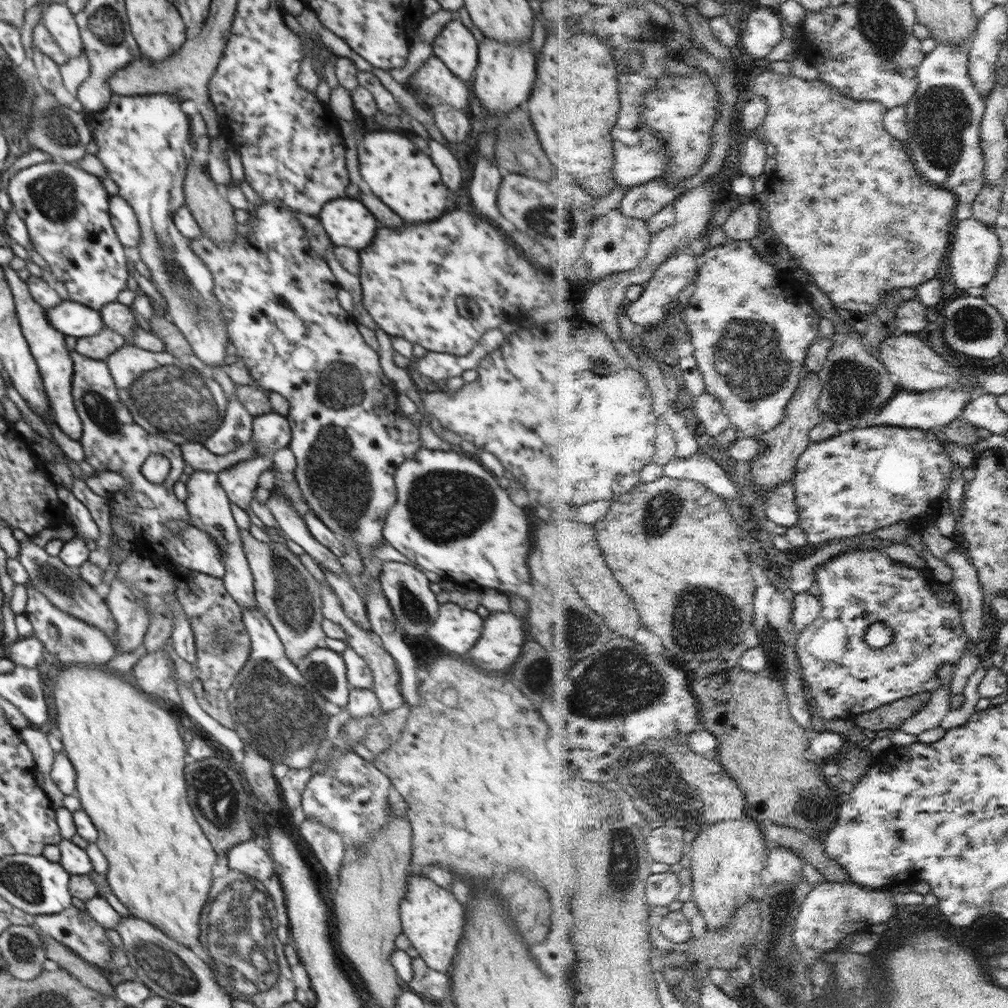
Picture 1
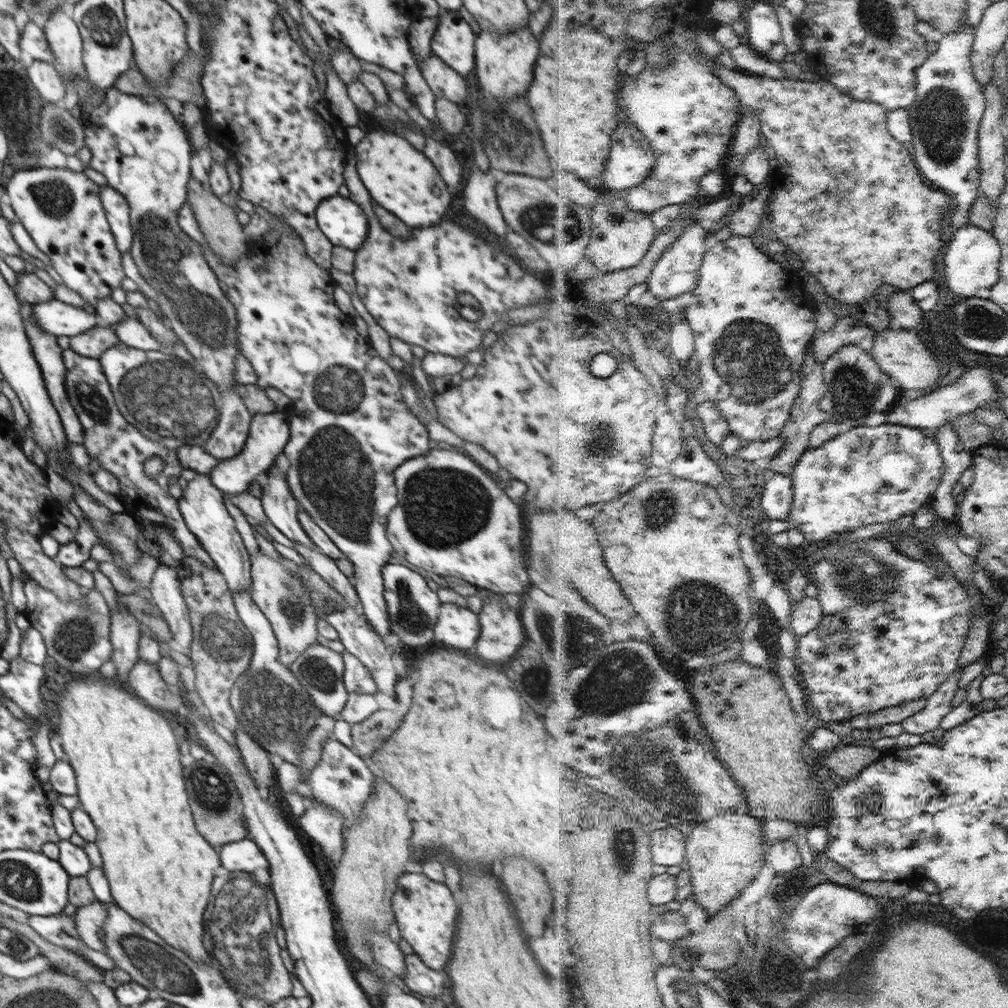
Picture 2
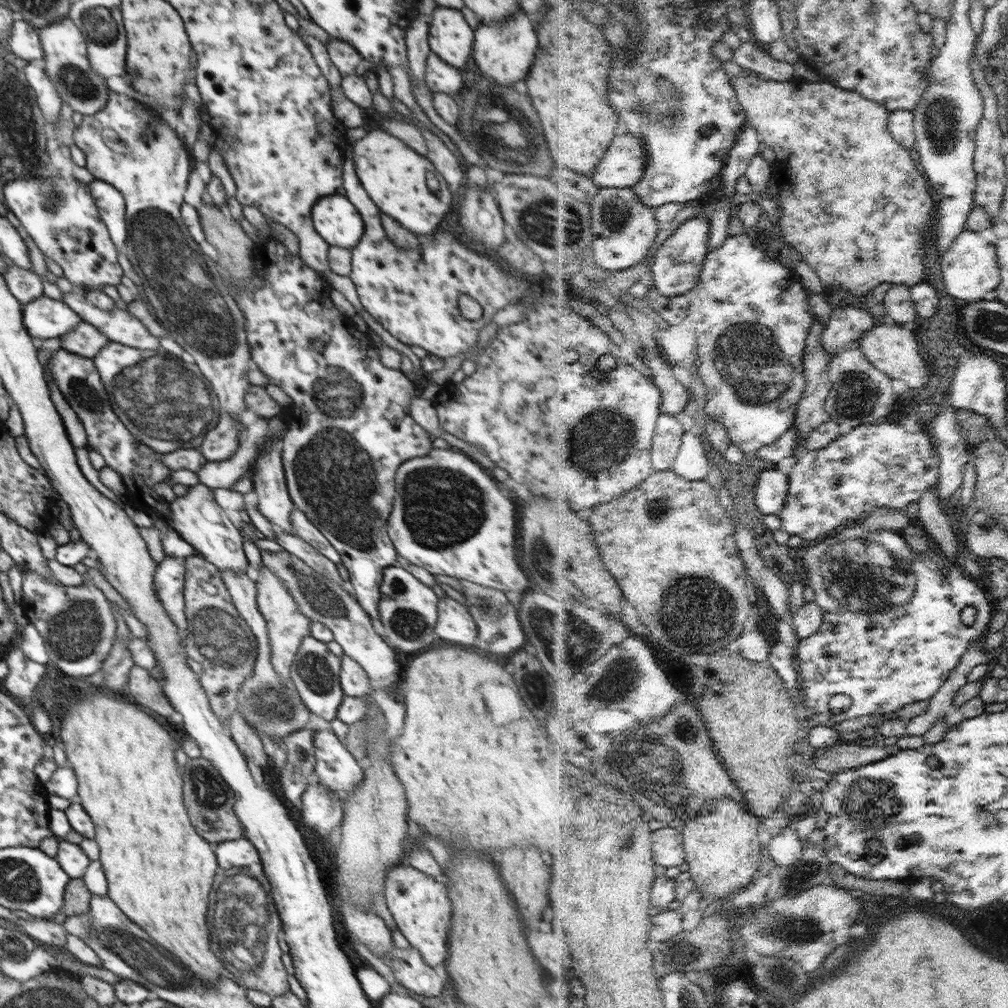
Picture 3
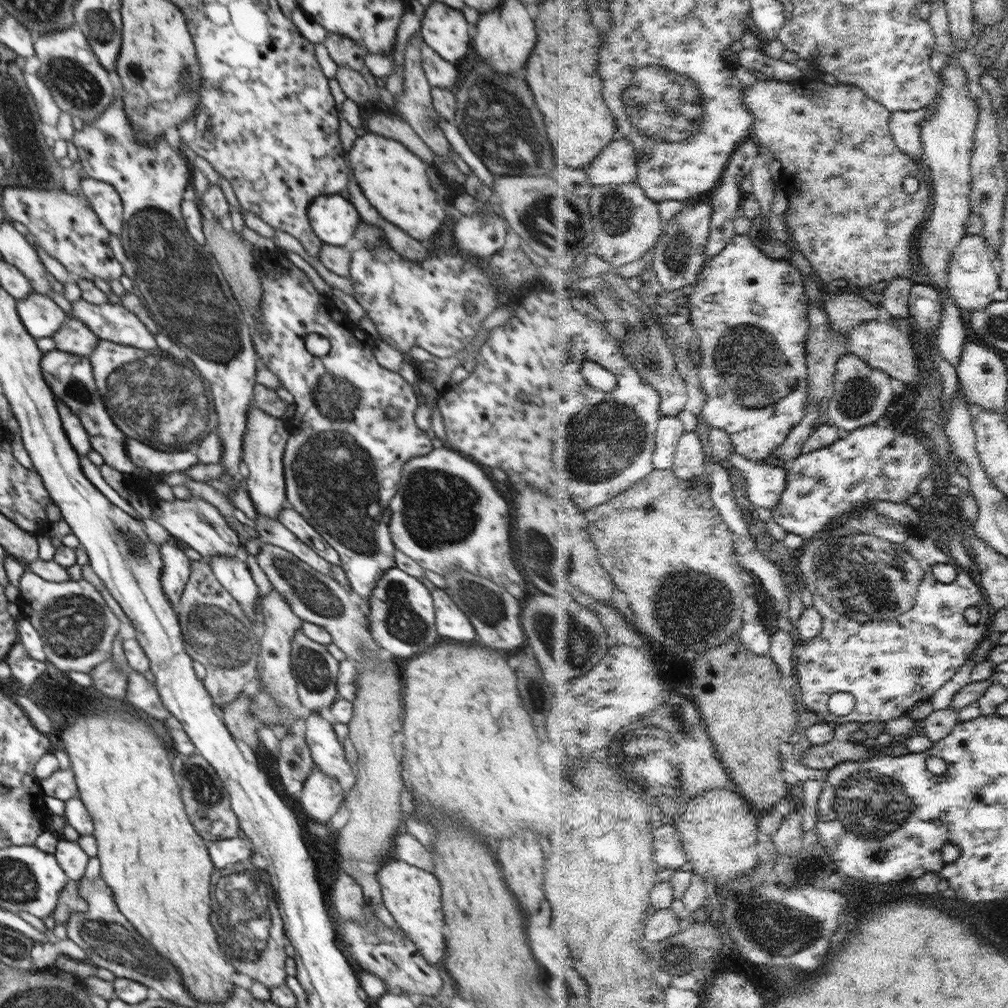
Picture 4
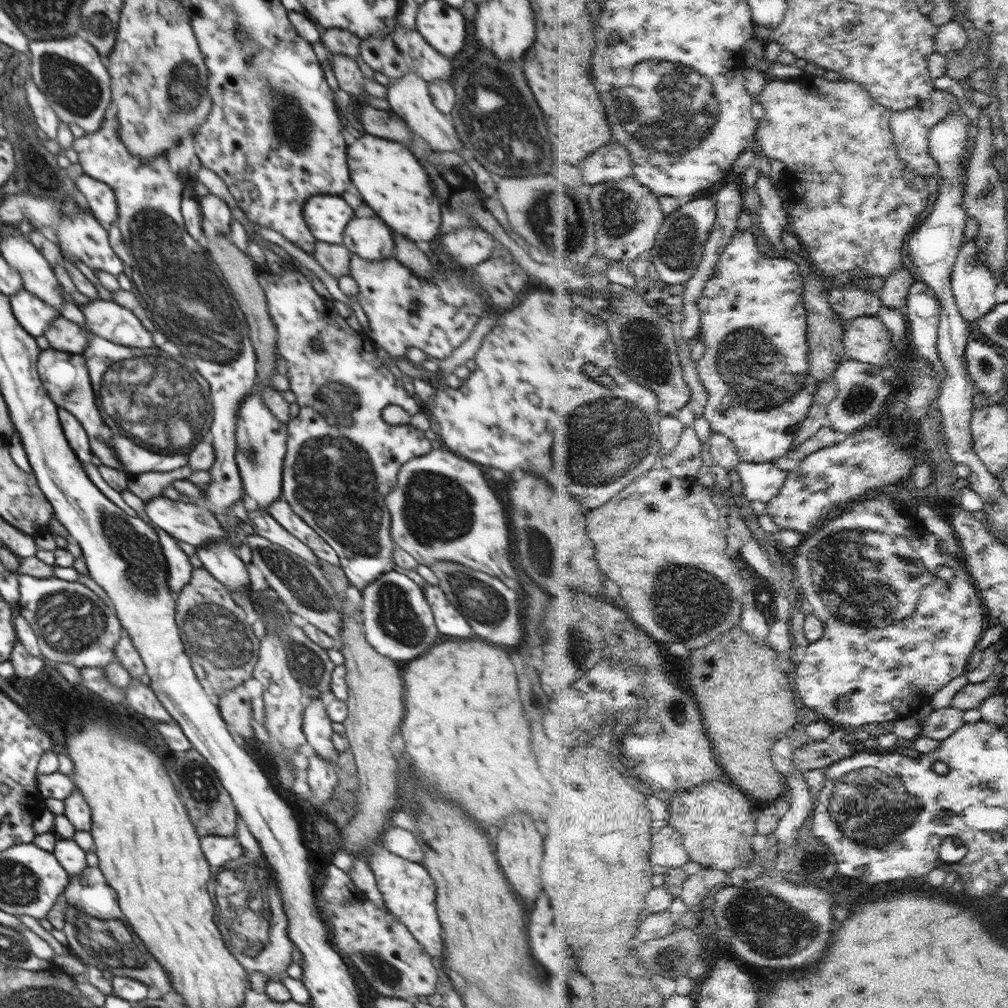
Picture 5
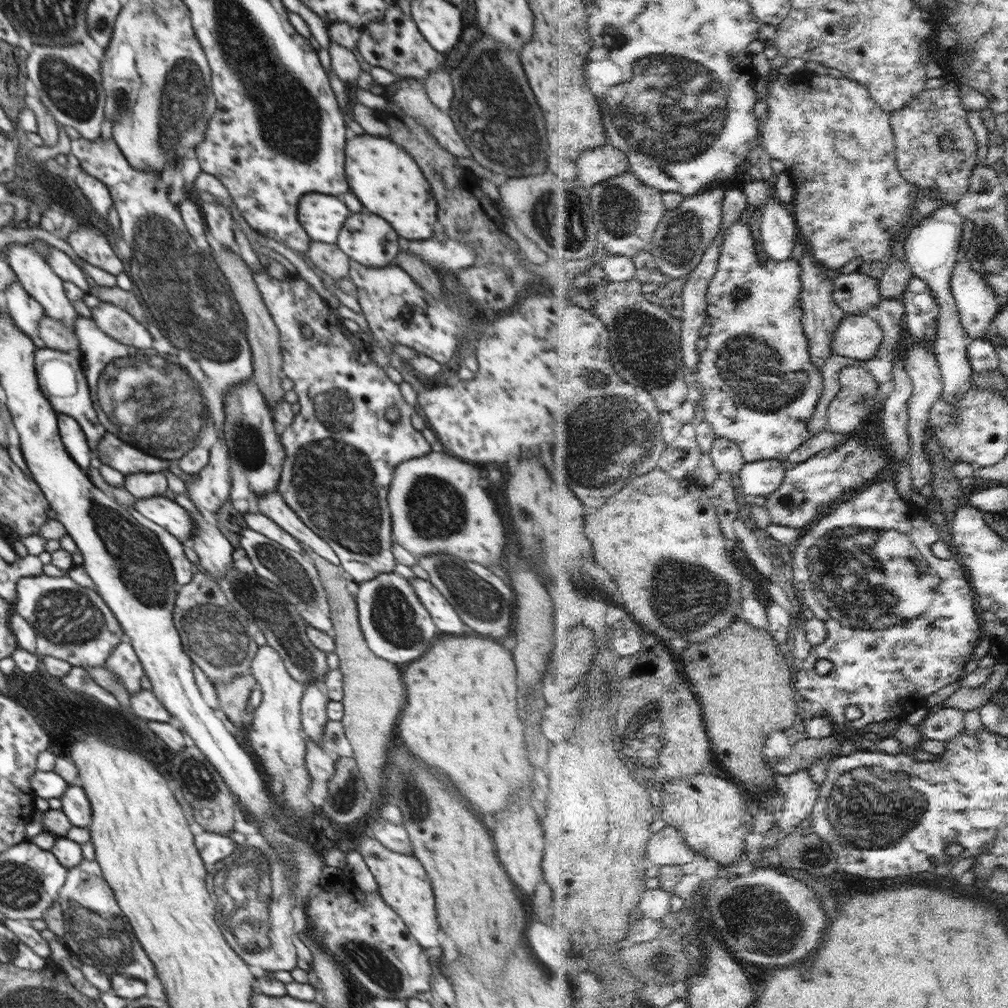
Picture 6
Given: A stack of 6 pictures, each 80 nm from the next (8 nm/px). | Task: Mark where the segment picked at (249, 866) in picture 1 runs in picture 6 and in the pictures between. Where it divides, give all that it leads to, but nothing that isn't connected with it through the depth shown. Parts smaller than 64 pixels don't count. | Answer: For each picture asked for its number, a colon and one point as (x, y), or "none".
2: (244, 854)
3: (229, 853)
4: (226, 852)
5: (218, 850)
6: (213, 847)

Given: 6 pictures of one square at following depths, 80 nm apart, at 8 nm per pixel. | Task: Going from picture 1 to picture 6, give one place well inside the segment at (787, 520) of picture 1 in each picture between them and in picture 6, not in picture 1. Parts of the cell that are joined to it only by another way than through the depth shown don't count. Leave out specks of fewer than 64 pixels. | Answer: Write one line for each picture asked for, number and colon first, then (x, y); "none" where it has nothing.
2: (779, 497)
3: (774, 486)
4: (767, 483)
5: (764, 481)
6: (763, 477)

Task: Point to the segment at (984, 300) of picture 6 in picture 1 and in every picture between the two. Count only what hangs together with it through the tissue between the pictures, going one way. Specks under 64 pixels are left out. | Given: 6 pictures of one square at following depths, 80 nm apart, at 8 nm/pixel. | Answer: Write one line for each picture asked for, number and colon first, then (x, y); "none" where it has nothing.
1: (974, 257)
2: (972, 262)
3: (970, 268)
4: (974, 271)
5: (975, 283)

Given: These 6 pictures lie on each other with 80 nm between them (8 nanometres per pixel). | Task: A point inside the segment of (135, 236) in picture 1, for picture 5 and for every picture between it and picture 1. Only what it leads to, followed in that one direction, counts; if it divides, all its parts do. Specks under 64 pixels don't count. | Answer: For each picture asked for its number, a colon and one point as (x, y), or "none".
2: (117, 211)
3: (110, 203)
4: (102, 197)
5: (101, 199)

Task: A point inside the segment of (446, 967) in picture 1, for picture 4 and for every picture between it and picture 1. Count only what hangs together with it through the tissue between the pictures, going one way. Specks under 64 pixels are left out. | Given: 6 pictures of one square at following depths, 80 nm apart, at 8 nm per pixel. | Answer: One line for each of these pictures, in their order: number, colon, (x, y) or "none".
2: (426, 912)
3: (420, 905)
4: (413, 896)

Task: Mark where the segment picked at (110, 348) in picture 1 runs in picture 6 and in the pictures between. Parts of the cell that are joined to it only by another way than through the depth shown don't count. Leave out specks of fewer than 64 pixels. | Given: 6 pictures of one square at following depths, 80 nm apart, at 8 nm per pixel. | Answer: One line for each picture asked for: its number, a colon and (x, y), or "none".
2: (92, 343)
3: (85, 340)
4: (74, 336)
5: (64, 335)
6: (57, 335)

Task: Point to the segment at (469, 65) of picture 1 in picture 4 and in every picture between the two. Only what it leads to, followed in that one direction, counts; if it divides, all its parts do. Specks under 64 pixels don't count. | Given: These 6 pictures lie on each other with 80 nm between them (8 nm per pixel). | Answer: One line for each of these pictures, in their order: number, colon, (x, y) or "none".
2: (454, 41)
3: (450, 37)
4: (444, 29)

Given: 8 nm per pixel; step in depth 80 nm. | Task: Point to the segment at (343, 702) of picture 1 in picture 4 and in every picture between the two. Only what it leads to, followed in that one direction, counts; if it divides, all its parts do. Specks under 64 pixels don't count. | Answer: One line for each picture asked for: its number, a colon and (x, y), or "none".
2: (319, 669)
3: (315, 671)
4: (315, 670)

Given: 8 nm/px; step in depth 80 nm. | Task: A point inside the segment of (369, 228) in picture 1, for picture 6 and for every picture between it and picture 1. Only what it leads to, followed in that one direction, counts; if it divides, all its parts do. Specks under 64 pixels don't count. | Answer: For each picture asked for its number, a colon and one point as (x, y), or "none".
2: (345, 225)
3: (334, 218)
4: (333, 219)
5: (327, 216)
6: (322, 216)

